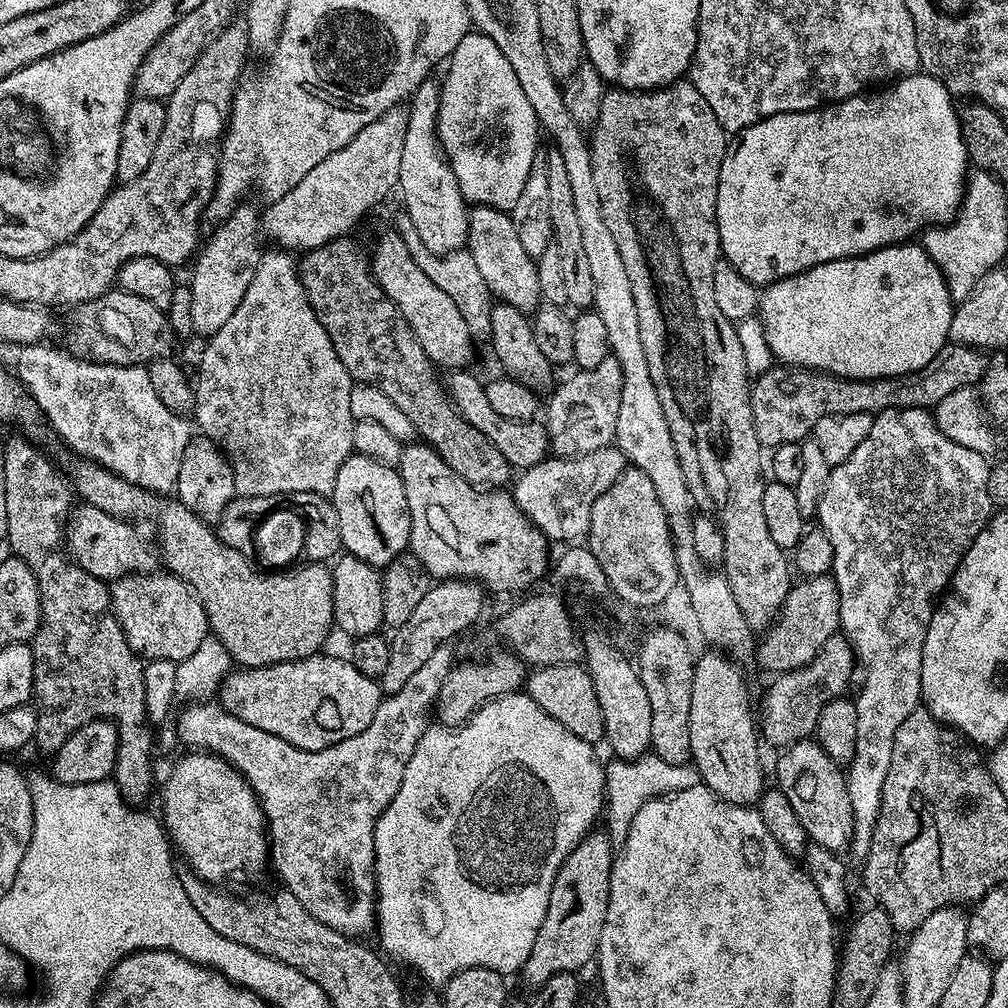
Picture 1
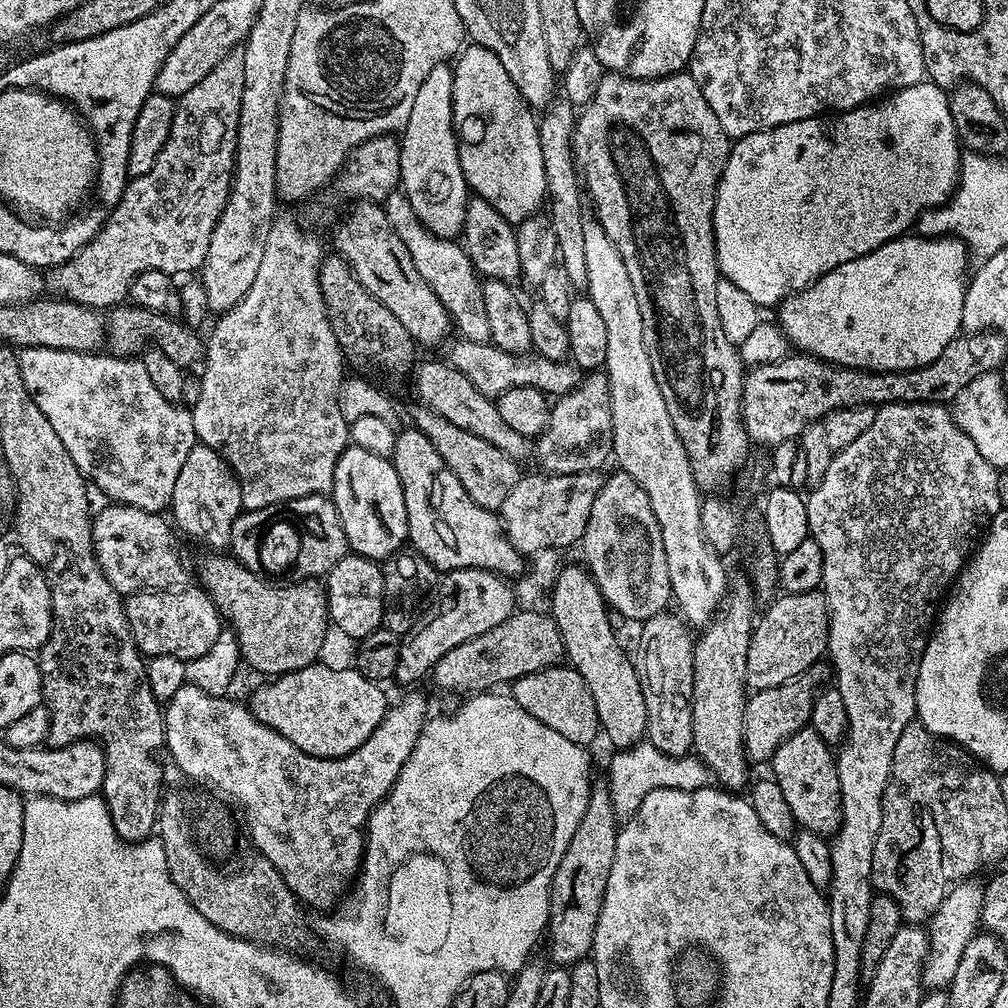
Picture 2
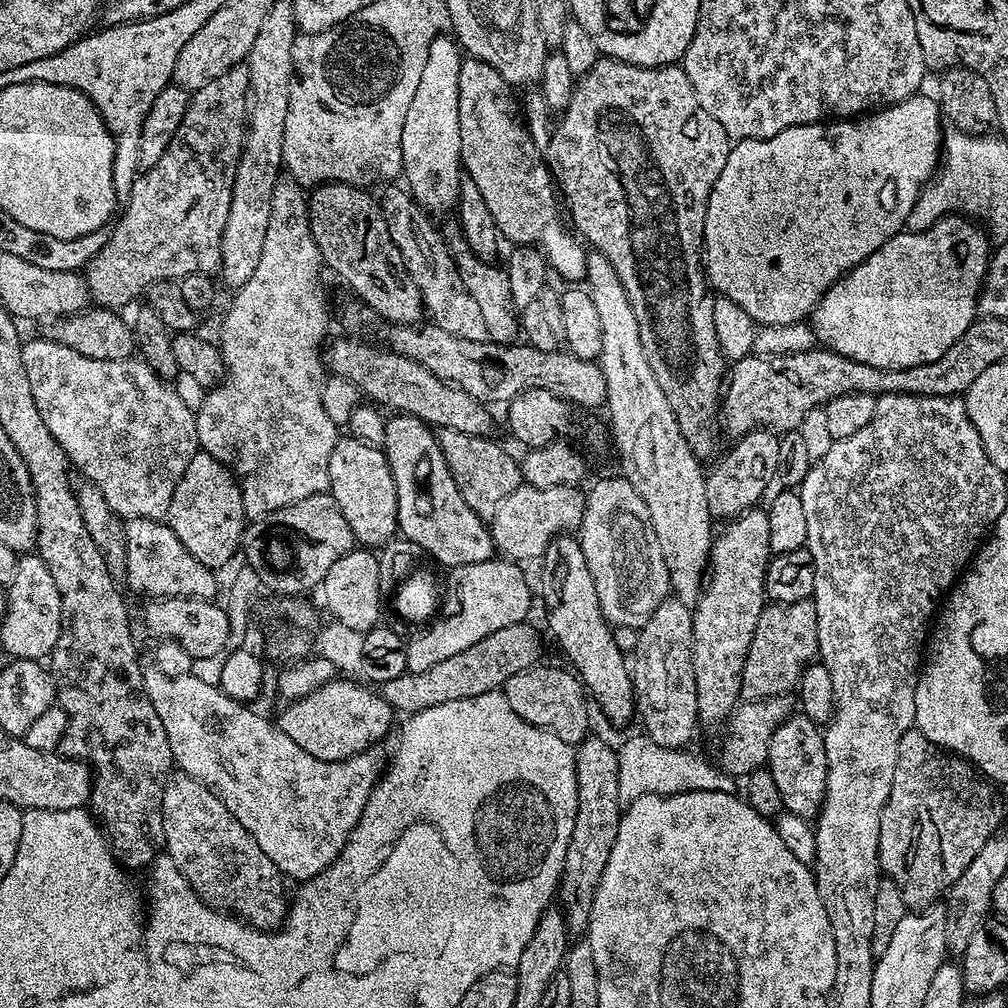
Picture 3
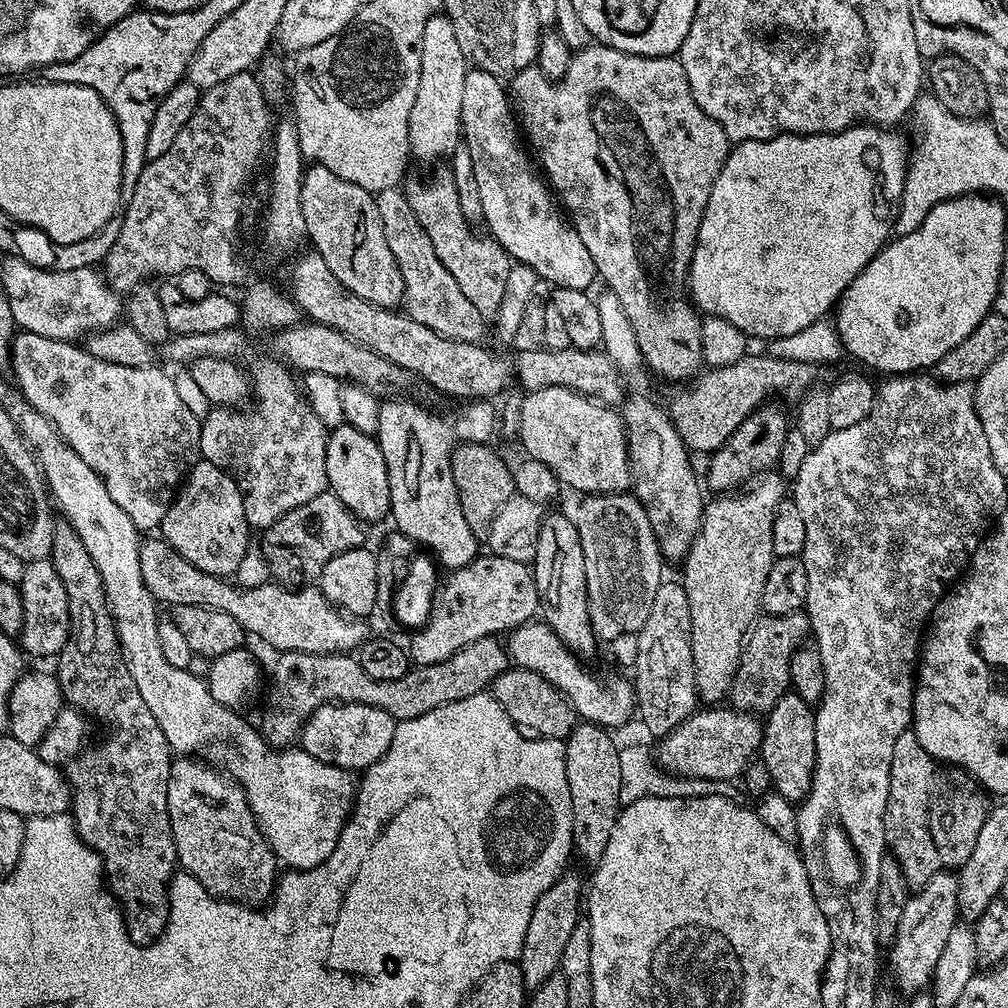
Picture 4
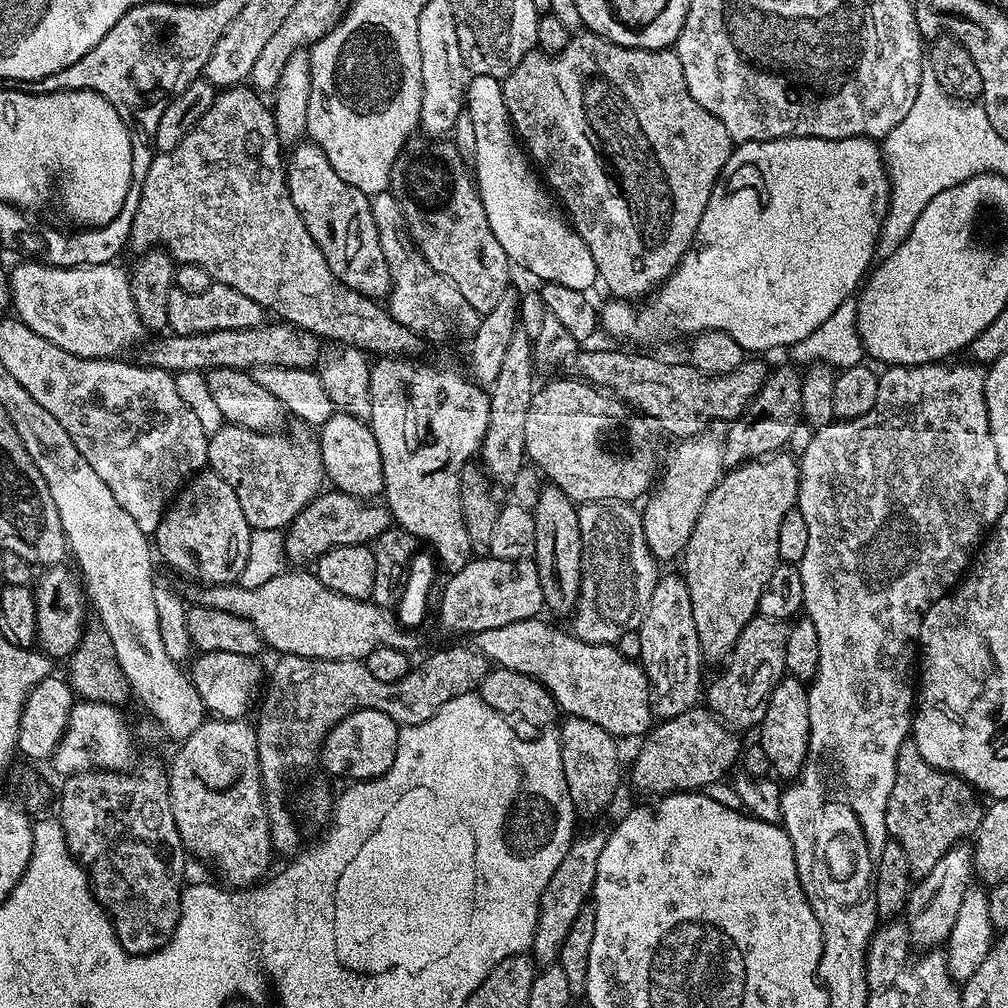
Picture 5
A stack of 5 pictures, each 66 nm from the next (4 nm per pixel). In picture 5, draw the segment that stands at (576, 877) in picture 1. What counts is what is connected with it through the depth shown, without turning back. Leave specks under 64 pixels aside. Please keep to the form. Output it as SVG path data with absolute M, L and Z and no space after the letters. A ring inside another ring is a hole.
M568 716L565 724L561 723L558 728L560 738L560 765L562 774L566 778L566 786L570 790L570 798L576 807L577 817L592 820L604 812L604 807L616 796L616 787L620 784L620 760L616 757L617 737L612 736L602 726L594 722L586 722L586 718Z

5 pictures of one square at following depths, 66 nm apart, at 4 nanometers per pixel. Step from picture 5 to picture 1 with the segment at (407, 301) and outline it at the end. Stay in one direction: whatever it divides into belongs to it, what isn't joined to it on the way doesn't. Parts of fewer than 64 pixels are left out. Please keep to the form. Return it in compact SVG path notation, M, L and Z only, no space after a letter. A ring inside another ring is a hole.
M400 214L394 224L394 230L400 235L402 242L406 242L406 250L410 250L410 254L414 258L414 262L418 262L422 274L426 274L426 278L430 278L430 282L434 282L434 286L438 286L438 290L446 290L450 302L454 302L454 306L458 306L462 318L468 320L468 329L473 341L487 341L492 335L490 330L490 310L492 309L490 293L486 282L482 282L482 274L478 274L478 270L472 267L472 258L467 251L452 252L448 256L434 255L430 250L426 250L422 238L418 238L418 230L414 230L414 222L410 222L410 218L406 214Z

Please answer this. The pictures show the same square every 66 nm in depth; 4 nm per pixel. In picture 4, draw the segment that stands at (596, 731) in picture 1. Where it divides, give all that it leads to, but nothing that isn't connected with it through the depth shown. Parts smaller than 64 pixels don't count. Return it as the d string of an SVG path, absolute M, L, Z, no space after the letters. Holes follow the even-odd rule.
M509 666L505 672L498 674L490 694L500 703L502 710L506 710L506 714L515 724L540 738L565 741L578 723L572 703L564 694L546 678L542 678L542 674L534 674L525 668Z

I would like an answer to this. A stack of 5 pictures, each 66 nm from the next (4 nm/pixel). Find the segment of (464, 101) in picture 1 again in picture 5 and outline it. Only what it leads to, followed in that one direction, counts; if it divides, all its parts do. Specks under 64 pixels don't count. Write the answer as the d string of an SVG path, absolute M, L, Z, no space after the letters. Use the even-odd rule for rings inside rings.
M472 76L466 84L466 110L470 114L471 124L474 125L476 189L480 192L486 218L490 218L490 230L494 230L494 238L498 238L502 250L506 250L509 261L515 267L517 264L518 267L525 268L530 275L537 276L544 284L570 286L570 290L591 293L592 287L597 287L598 277L590 246L582 242L582 238L572 227L561 205L550 195L545 181L538 175L527 151L522 147L506 110L503 83L495 80L493 76Z

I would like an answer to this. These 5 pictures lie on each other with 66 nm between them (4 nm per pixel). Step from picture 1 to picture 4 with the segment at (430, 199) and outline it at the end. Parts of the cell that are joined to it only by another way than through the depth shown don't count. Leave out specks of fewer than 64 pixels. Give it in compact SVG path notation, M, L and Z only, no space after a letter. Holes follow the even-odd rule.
M447 14L431 16L426 22L426 30L422 32L420 43L420 73L418 74L418 94L414 94L414 107L410 109L410 122L408 123L408 146L413 157L420 160L440 160L451 157L452 151L462 143L462 85L466 83L466 74L470 65L462 54L462 46L458 46L458 34L454 34L454 26Z

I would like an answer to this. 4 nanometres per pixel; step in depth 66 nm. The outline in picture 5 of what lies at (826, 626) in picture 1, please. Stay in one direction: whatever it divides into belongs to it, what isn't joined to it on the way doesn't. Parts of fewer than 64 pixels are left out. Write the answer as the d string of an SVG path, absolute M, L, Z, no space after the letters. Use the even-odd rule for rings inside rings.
M755 615L752 621L744 627L738 642L733 646L732 651L726 657L726 663L723 665L724 672L720 672L712 681L706 684L707 707L713 716L727 723L733 730L740 728L755 729L762 722L766 714L766 706L770 702L770 694L774 694L774 686L784 679L786 669L784 666L784 651L786 650L786 638L788 637L789 625L783 620L766 618L762 615Z

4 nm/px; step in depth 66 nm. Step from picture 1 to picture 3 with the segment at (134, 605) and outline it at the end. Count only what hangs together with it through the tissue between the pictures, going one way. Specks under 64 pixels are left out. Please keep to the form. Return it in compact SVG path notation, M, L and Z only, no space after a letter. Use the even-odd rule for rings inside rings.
M192 596L152 598L144 608L144 624L157 641L173 640L190 654L193 660L209 659L228 648L230 622L225 609L212 600L195 600Z

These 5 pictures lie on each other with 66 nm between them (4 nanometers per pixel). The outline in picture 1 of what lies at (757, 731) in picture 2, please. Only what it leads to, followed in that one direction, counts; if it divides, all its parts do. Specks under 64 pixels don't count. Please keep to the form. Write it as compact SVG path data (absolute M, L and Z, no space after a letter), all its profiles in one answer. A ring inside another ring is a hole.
M843 635L832 636L812 661L793 672L781 672L764 696L764 709L758 712L758 728L763 739L783 750L799 740L809 739L815 733L818 714L830 703L845 695L852 684L852 671L858 668L858 660Z

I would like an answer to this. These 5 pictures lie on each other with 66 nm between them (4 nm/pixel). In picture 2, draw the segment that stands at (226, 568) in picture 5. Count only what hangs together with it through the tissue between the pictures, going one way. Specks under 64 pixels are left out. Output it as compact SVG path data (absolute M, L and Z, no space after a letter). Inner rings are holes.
M197 442L190 454L186 454L186 462L174 481L171 512L175 527L190 539L205 544L208 550L229 547L234 518L242 515L242 494L232 467L210 446Z

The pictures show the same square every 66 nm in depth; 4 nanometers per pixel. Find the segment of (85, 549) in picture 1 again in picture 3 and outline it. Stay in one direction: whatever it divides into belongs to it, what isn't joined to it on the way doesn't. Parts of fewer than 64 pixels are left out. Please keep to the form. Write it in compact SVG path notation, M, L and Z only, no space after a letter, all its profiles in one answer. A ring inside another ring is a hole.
M134 518L127 521L122 528L122 539L124 541L124 563L122 565L122 573L128 579L128 584L136 592L145 592L148 598L163 598L165 596L192 596L195 600L212 600L216 592L216 576L217 573L213 569L208 568L202 562L198 562L198 558L194 558L194 554L190 554L186 550L186 546L182 546L182 542L178 542L178 534L174 534L174 530L169 528L167 523L159 520L147 520L146 518Z

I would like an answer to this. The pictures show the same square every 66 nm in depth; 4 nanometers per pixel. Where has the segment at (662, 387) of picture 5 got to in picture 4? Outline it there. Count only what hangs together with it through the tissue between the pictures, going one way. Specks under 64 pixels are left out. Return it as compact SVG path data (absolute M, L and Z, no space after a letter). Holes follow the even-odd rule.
M543 347L538 350L526 350L519 359L520 376L524 379L525 389L528 392L542 390L546 386L562 386L609 406L619 405L625 399L625 377L614 361L602 350ZM745 354L738 362L730 362L730 366L708 368L699 376L673 387L676 389L668 396L666 411L672 425L684 439L685 446L693 453L717 452L756 408L773 398L780 398L776 396L785 396L796 402L804 393L813 391L817 365L783 360L767 354L752 355Z

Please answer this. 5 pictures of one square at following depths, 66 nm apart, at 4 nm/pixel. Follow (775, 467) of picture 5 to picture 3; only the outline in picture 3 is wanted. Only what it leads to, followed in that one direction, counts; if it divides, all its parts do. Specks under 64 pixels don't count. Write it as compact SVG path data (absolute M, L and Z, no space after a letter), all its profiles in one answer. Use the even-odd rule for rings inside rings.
M757 506L743 512L735 520L727 521L724 528L715 533L712 542L710 567L700 599L692 608L692 661L694 662L694 686L698 694L699 723L723 725L741 703L740 687L744 677L746 654L754 638L754 626L766 606L764 579L768 573L768 561L773 555L770 550L770 522L767 511Z

